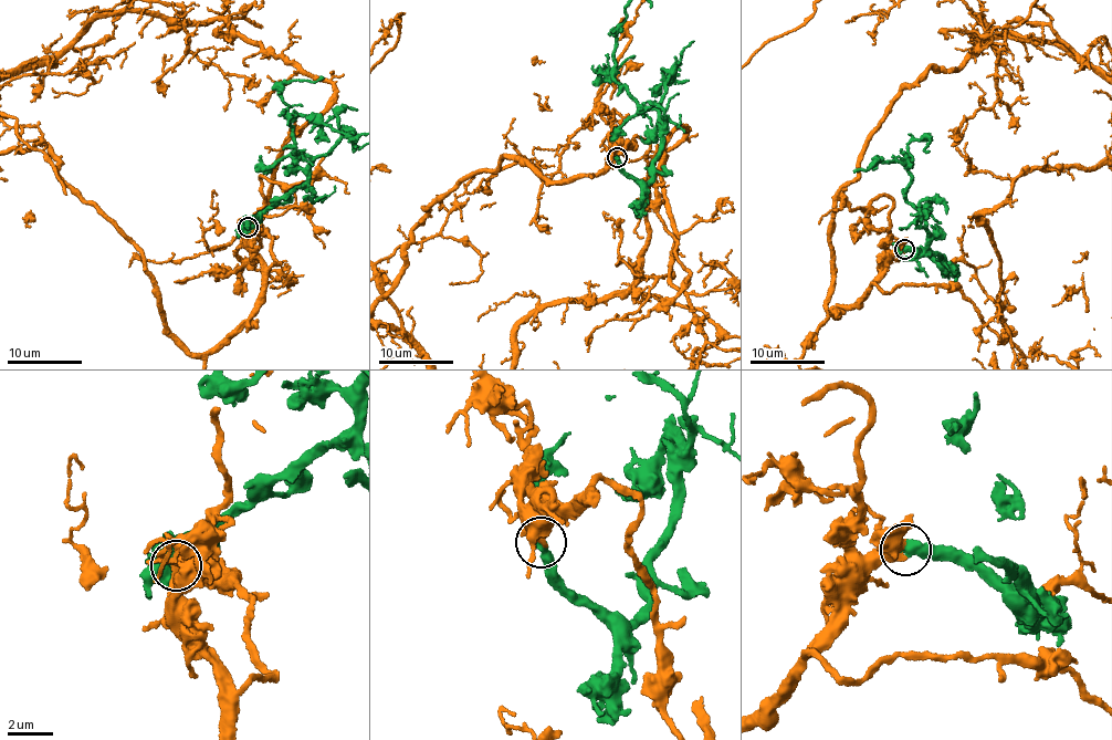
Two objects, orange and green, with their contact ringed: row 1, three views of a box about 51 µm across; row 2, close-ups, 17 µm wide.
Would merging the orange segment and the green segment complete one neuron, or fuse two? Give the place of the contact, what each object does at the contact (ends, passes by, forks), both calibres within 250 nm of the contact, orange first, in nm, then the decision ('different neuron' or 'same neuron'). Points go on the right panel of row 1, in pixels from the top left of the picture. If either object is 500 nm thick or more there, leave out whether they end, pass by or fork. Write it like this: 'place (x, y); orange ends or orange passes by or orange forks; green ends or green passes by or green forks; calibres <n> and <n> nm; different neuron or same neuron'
place (904, 249); calibres 500 and 480 nm; same neuron

